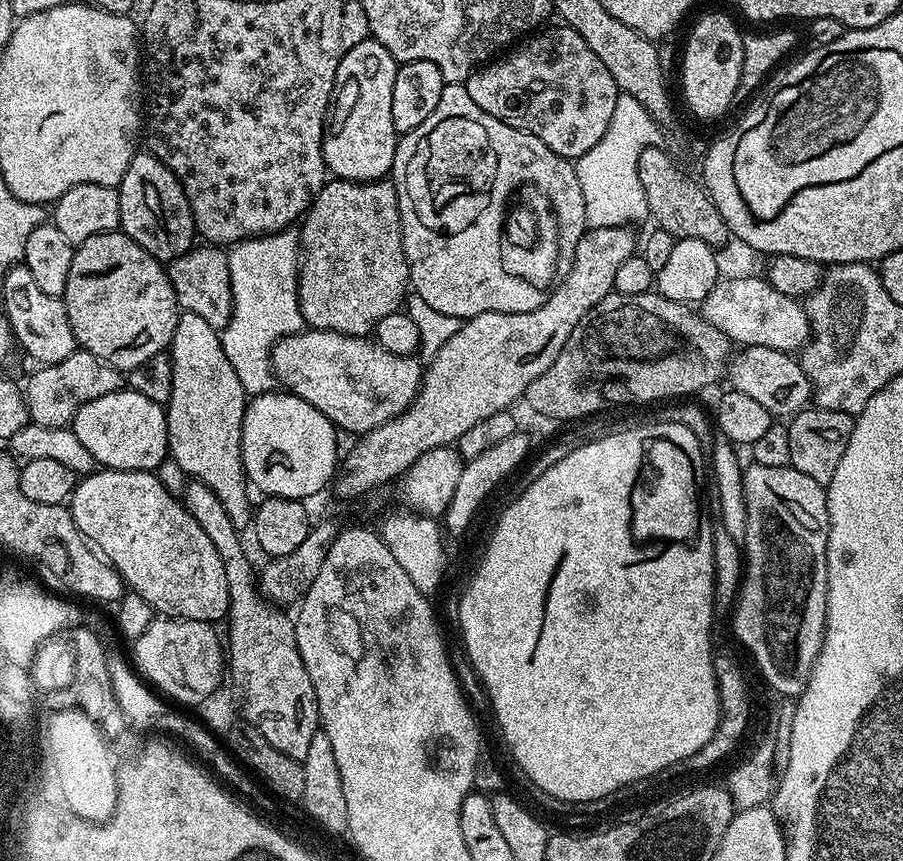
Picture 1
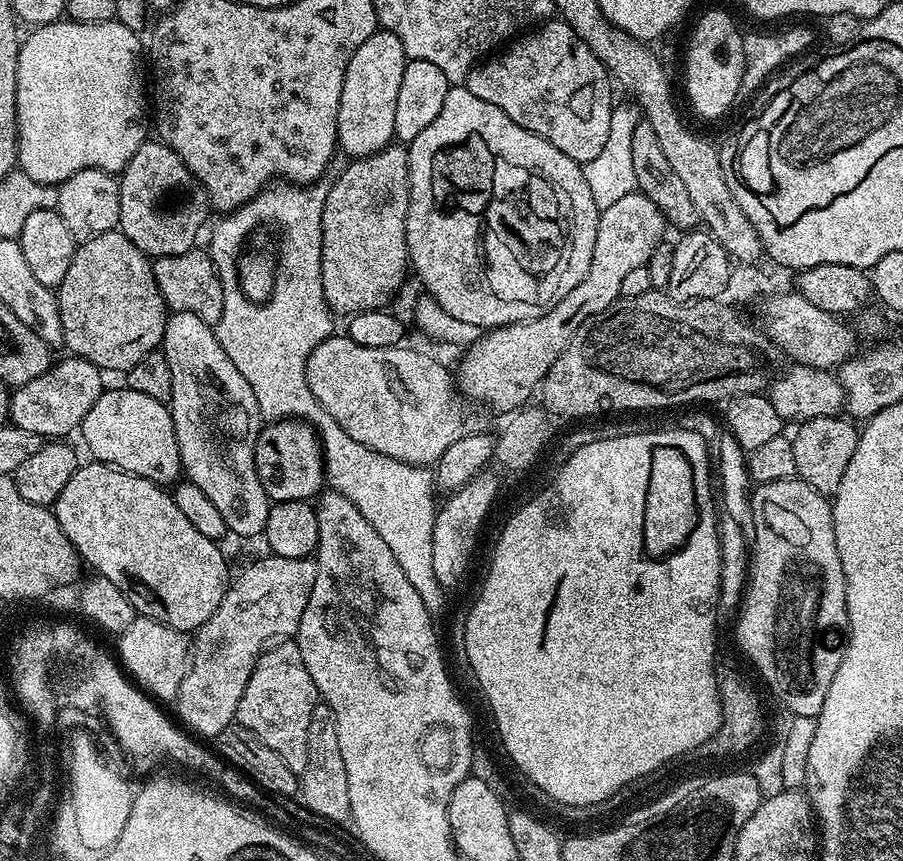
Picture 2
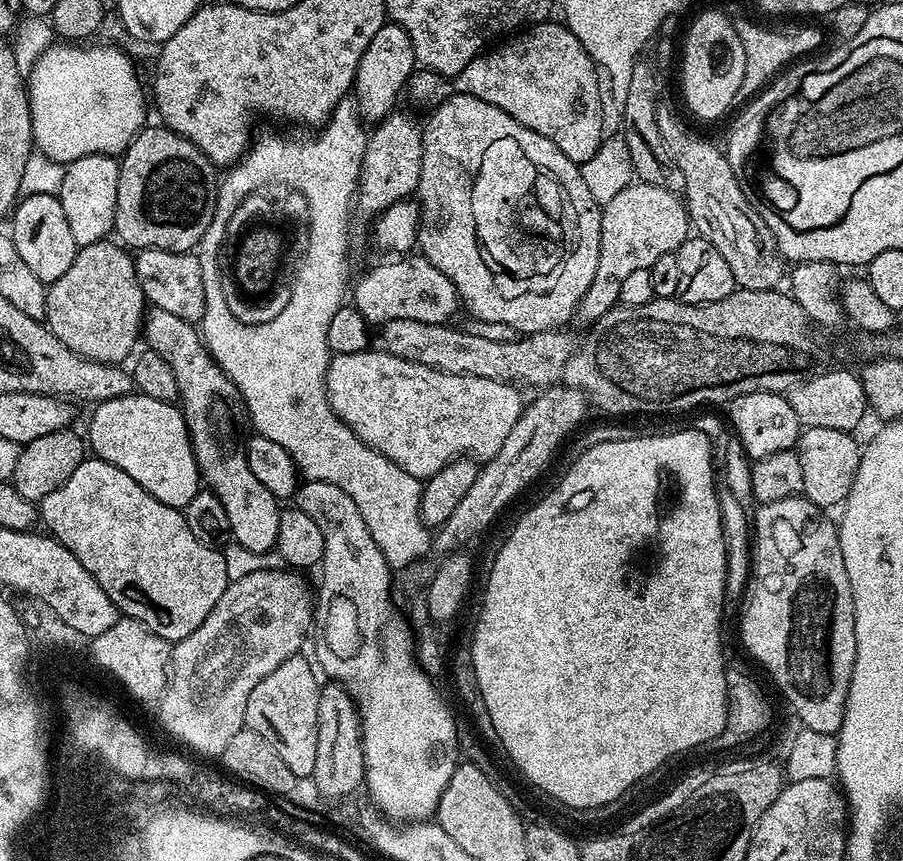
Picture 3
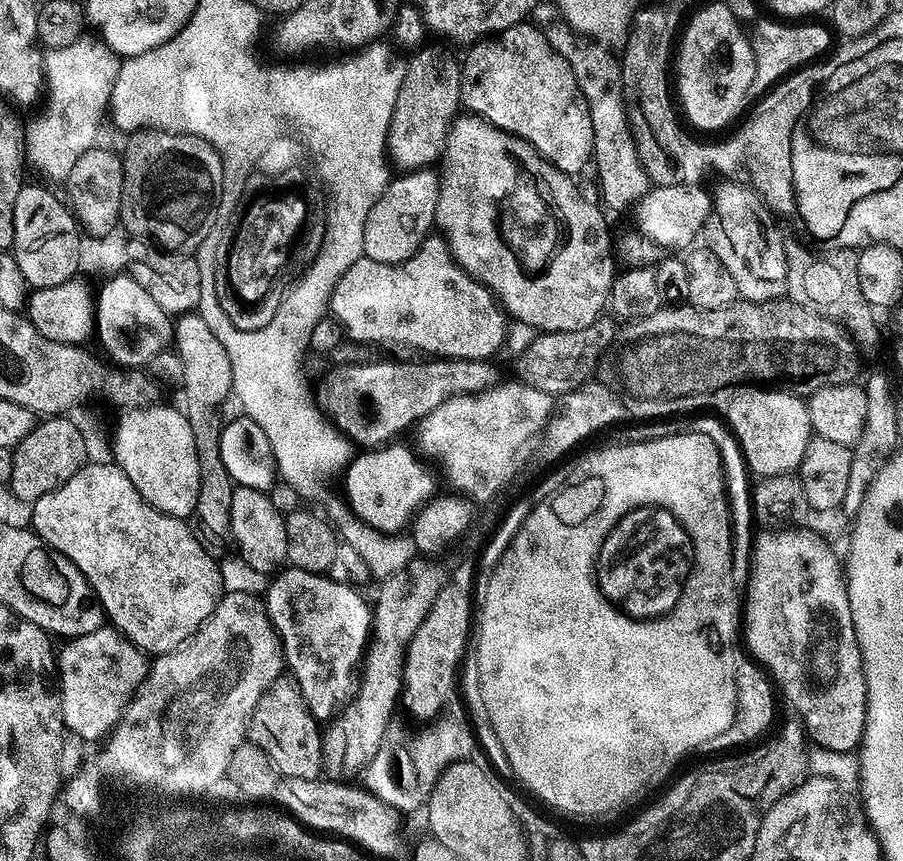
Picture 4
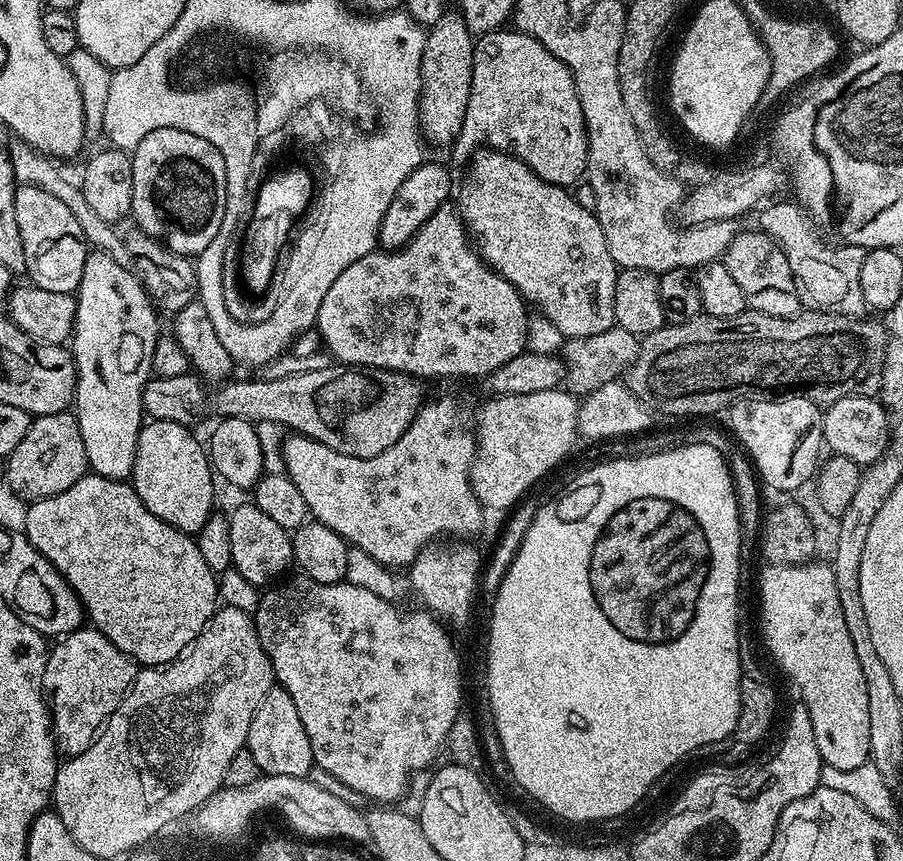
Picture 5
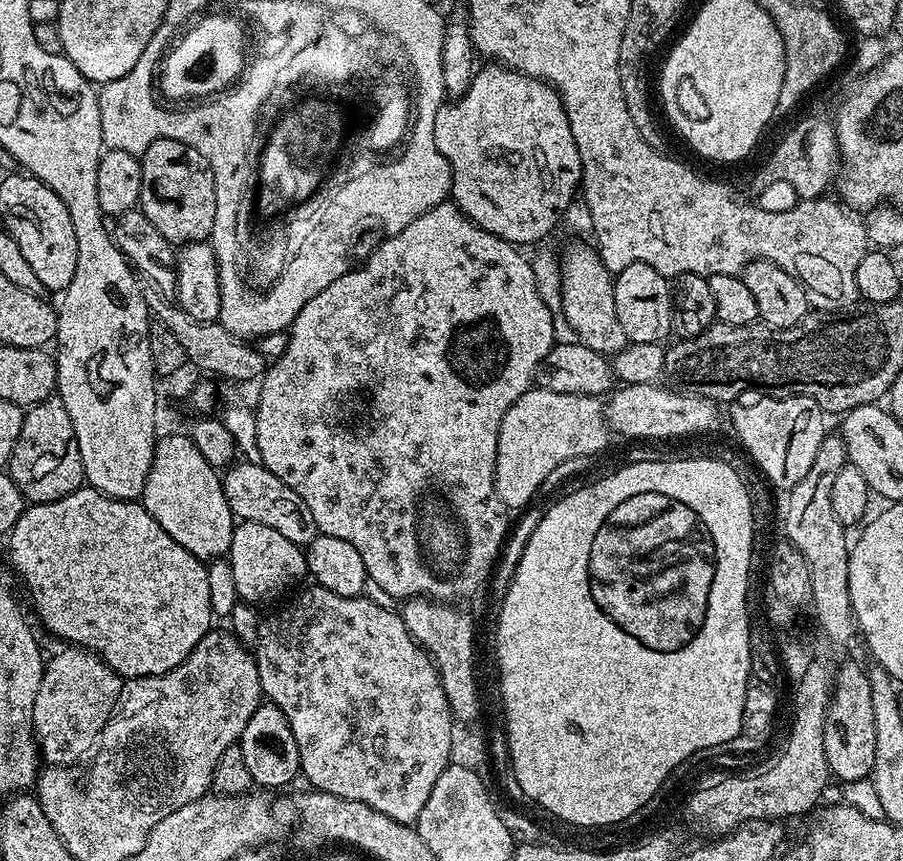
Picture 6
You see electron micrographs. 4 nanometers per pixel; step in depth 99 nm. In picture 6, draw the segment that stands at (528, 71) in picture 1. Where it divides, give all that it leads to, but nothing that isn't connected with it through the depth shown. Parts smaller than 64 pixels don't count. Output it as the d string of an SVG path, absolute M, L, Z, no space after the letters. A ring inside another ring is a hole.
M496 62L489 63L484 67L488 68L482 69L481 67L475 73L463 96L453 99L451 102L444 102L437 111L437 117L434 118L434 143L438 146L442 158L446 158L446 161L449 162L452 171L450 200L462 210L462 214L467 220L473 220L479 228L502 238L507 244L517 246L536 244L539 240L546 239L555 230L556 223L561 223L568 203L574 199L581 187L582 162L578 154L578 146L574 142L574 134L570 132L570 122L566 118L566 110L563 102L560 101L560 95L545 80L536 80L532 76L526 75L525 72L516 72L512 68L503 67Z

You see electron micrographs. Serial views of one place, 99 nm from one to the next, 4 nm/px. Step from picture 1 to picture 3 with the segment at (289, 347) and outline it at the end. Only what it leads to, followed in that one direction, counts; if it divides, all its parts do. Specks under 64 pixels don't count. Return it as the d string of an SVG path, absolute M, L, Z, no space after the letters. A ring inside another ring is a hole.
M379 350L333 355L328 361L328 369L326 370L326 378L324 379L324 389L328 395L330 406L334 410L337 418L346 426L350 426L352 433L365 446L372 448L375 452L381 452L387 460L394 462L399 468L406 470L406 474L418 478L421 482L427 480L429 476L438 474L438 470L442 470L442 466L446 466L451 460L464 458L471 454L473 457L487 462L492 459L494 454L498 454L498 450L502 450L502 442L506 442L506 437L510 434L510 430L514 430L514 422L518 422L518 418L523 414L526 407L526 400L520 397L520 392L516 388L519 387L512 382L478 378L477 376L463 376L462 374L450 374L449 372L432 368L429 365L422 365L416 361L396 357L392 353Z

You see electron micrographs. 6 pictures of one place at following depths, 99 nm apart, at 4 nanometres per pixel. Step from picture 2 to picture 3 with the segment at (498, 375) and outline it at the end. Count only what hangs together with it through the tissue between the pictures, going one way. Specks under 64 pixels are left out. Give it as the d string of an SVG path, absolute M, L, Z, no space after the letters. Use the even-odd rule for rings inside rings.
M633 182L623 188L615 198L603 205L602 242L598 254L598 270L590 290L578 302L571 323L591 326L602 314L617 307L622 281L634 270L651 268L662 254L675 252L690 236L688 206L677 193L653 184Z

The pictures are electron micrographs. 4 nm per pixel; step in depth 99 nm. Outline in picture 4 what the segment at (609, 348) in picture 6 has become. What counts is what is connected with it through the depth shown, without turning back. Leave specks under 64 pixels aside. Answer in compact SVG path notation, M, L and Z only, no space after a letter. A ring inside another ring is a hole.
M460 114L452 121L448 130L438 173L440 189L435 227L448 244L456 263L465 272L470 273L477 282L490 289L501 309L511 319L528 323L537 333L582 330L582 326L590 326L590 322L597 320L609 307L608 295L612 289L612 281L618 275L618 267L616 268L615 262L612 261L612 236L608 233L608 220L600 213L601 205L587 201L579 192L577 181L569 173L563 172L558 166L552 164L533 144L516 136L513 132L499 128L489 120L484 120L481 116Z

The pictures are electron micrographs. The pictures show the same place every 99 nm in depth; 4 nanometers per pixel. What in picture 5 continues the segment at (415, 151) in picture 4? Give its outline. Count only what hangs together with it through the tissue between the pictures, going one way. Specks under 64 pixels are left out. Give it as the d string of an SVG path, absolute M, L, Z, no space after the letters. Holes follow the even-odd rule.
M446 10L427 31L421 78L419 120L423 139L429 145L448 144L459 141L462 122L466 118L466 106L470 102L470 82L473 78L473 33L465 24L460 13Z

